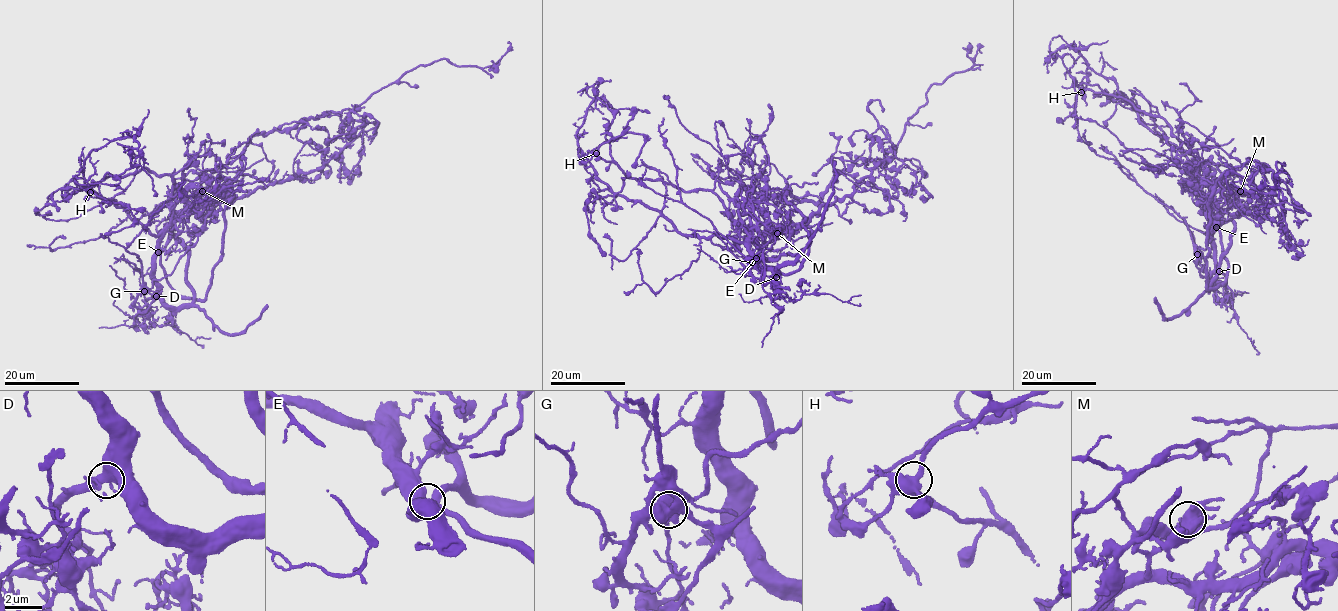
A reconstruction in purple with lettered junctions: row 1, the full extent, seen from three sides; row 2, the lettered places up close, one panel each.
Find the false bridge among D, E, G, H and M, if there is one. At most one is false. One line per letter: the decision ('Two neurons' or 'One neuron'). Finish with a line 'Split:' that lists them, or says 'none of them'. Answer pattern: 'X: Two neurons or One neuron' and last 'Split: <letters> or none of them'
D: One neuron
E: One neuron
G: Two neurons
H: One neuron
M: One neuron
Split: G

